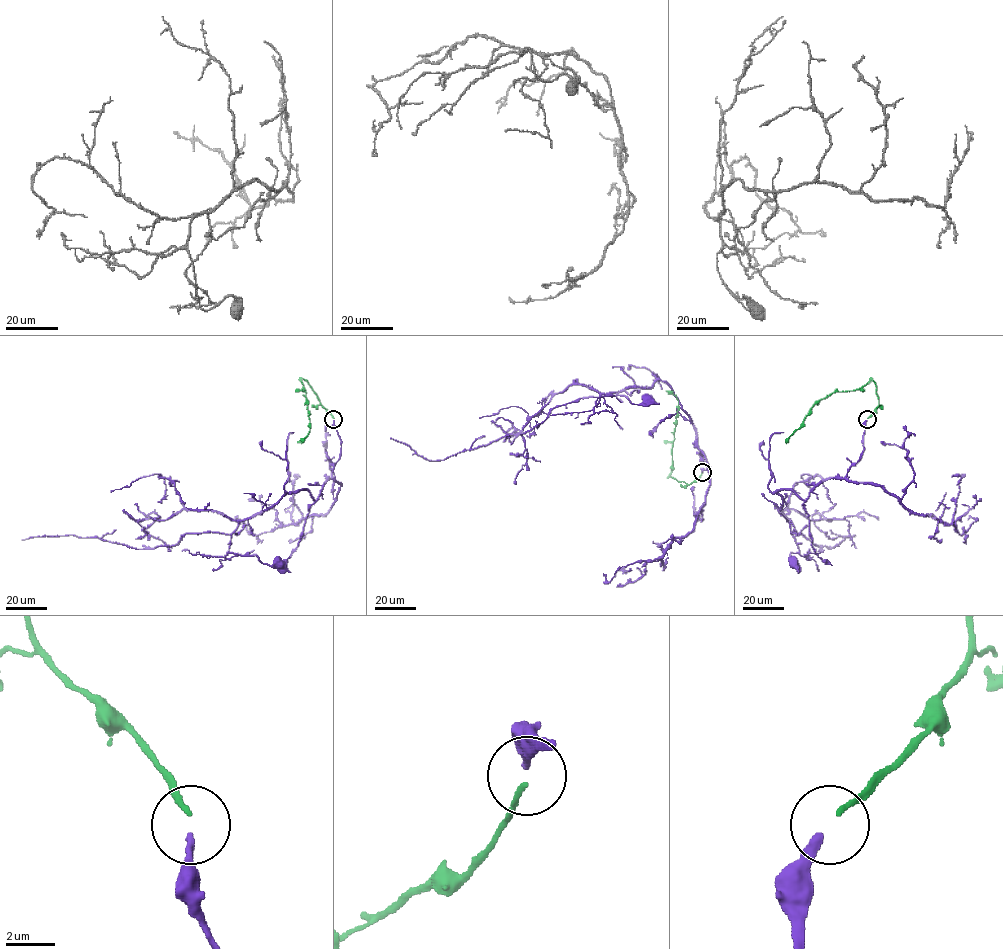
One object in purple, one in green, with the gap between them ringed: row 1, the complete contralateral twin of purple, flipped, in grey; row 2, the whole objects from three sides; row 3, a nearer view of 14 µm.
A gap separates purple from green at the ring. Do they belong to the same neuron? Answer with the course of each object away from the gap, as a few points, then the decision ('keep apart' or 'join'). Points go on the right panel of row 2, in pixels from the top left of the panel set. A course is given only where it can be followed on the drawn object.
purple runs (866, 420), (861, 457), (845, 477), (823, 479), (805, 500), (774, 492), (799, 550), (794, 563); green runs (868, 418), (878, 406), (876, 384), (871, 379), (857, 389), (835, 392), (818, 400), (803, 425), (785, 442); keep apart

